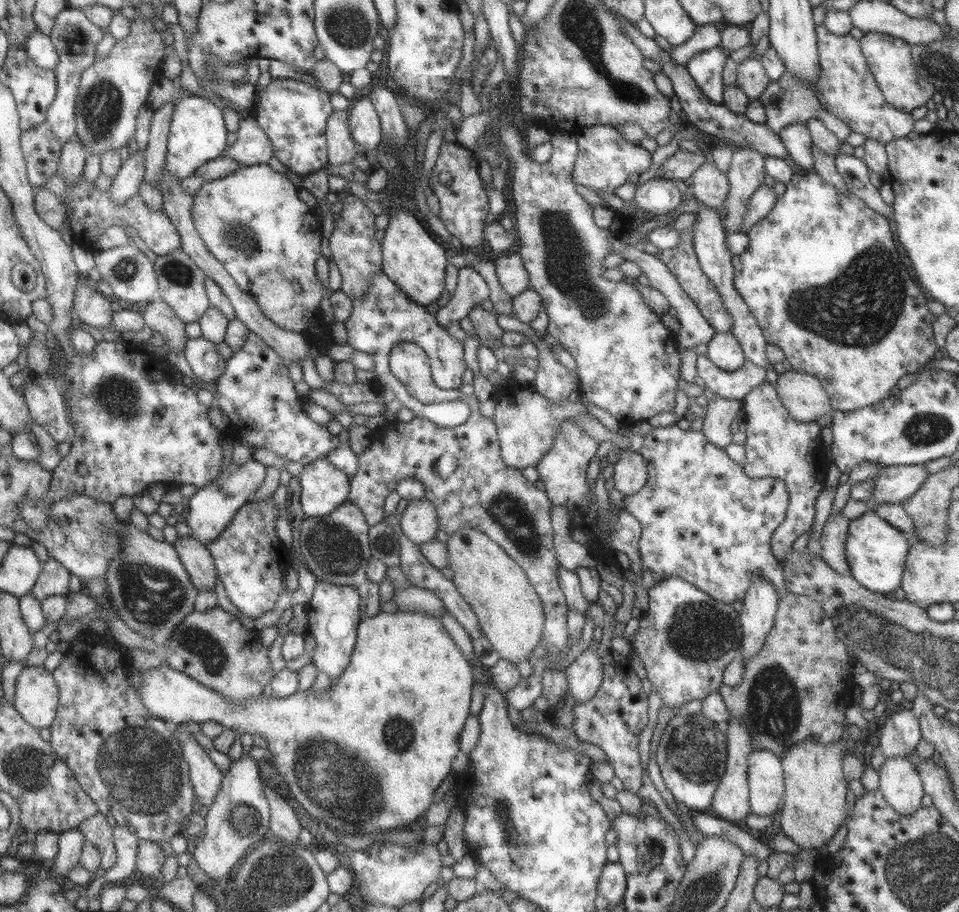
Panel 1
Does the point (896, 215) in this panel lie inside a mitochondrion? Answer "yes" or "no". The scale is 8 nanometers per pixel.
no

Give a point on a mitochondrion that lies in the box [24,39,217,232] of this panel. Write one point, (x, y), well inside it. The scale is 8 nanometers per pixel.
(101, 108)

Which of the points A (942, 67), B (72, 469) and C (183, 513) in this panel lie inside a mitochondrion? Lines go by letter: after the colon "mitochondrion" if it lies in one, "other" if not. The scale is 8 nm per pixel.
A: mitochondrion
B: other
C: other

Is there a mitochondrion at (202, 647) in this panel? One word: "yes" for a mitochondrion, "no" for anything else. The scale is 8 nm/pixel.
yes

